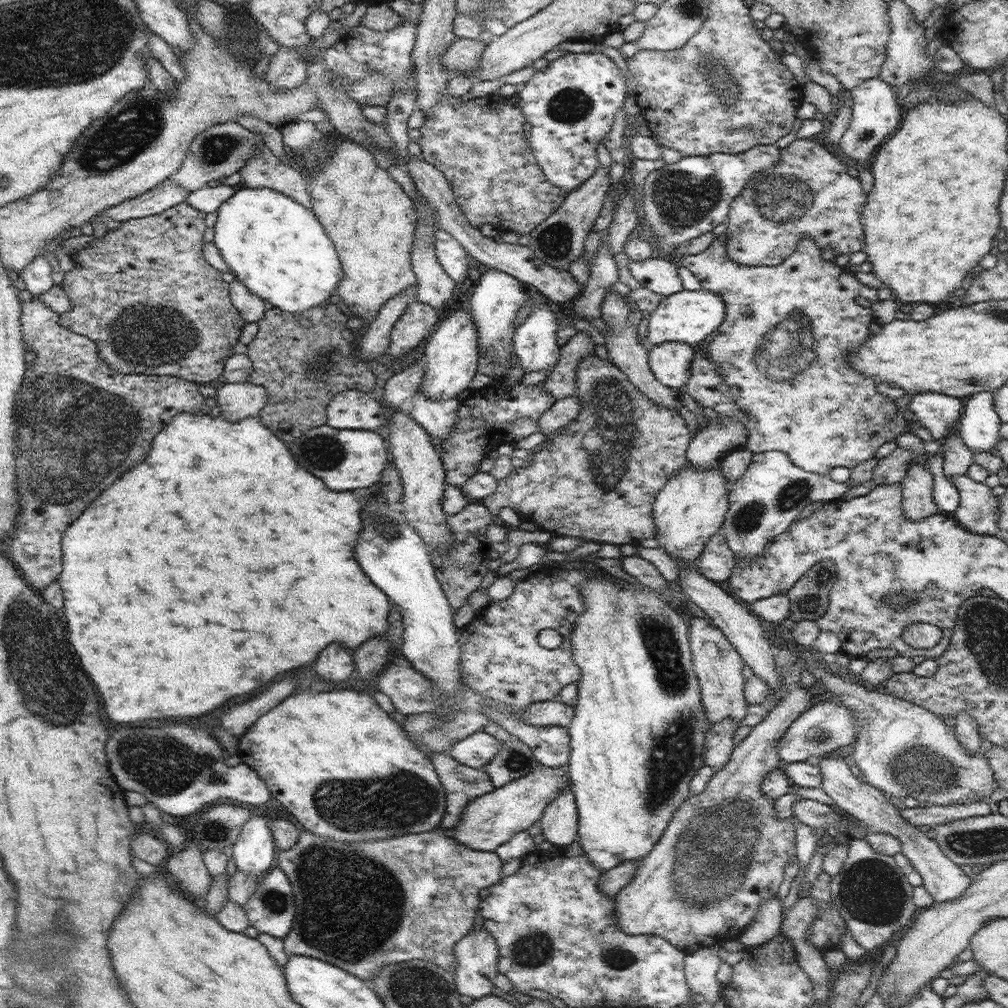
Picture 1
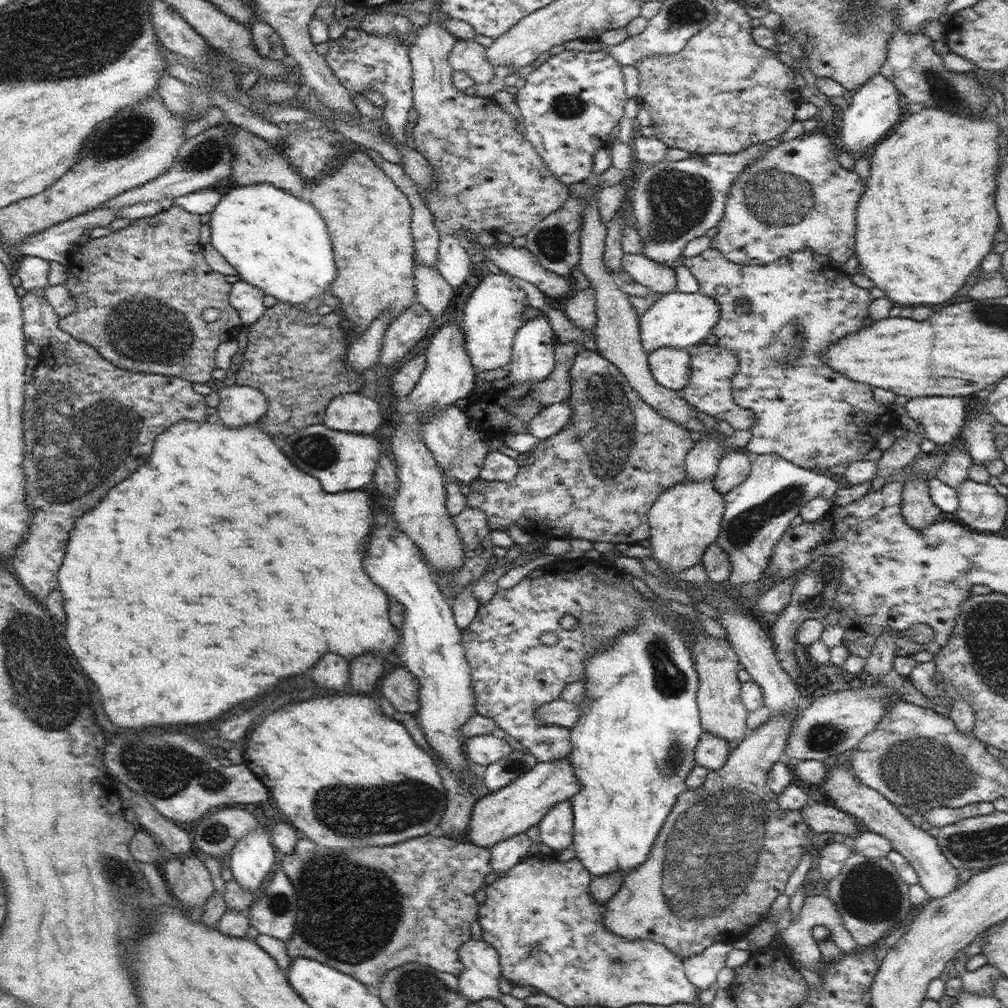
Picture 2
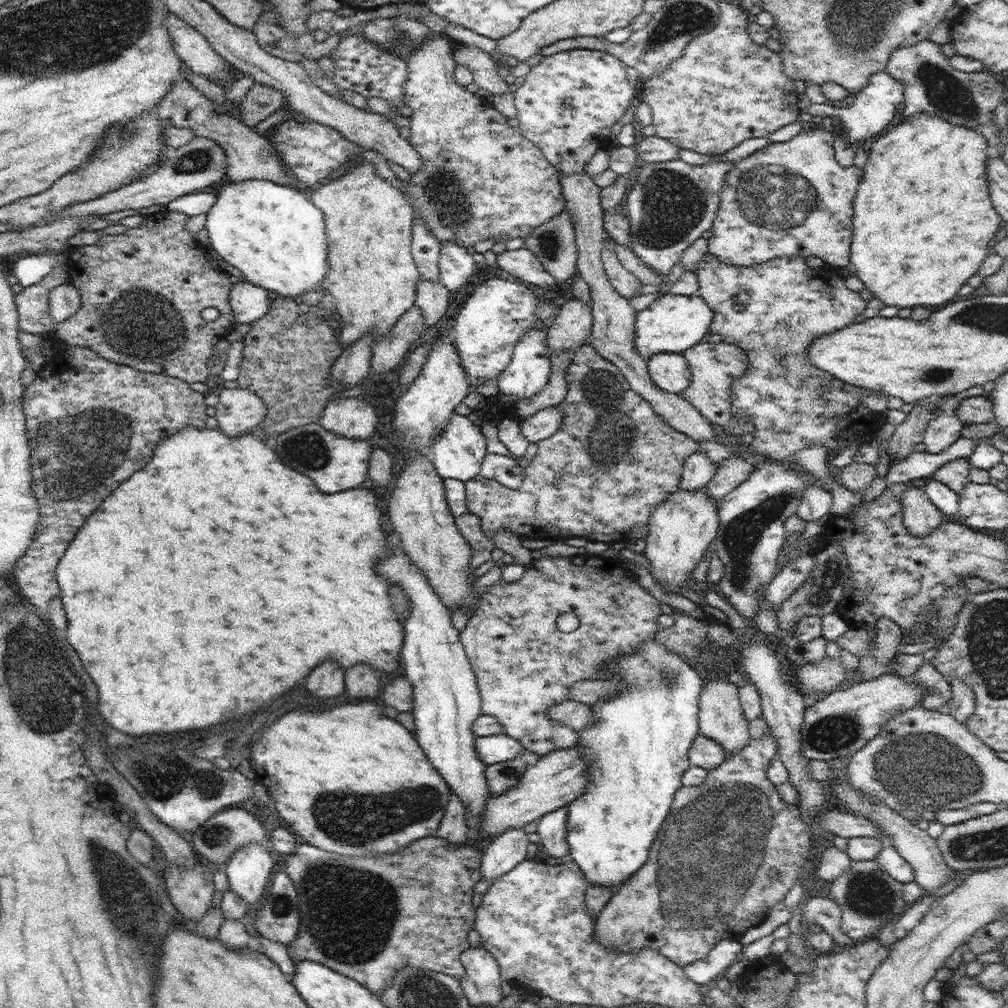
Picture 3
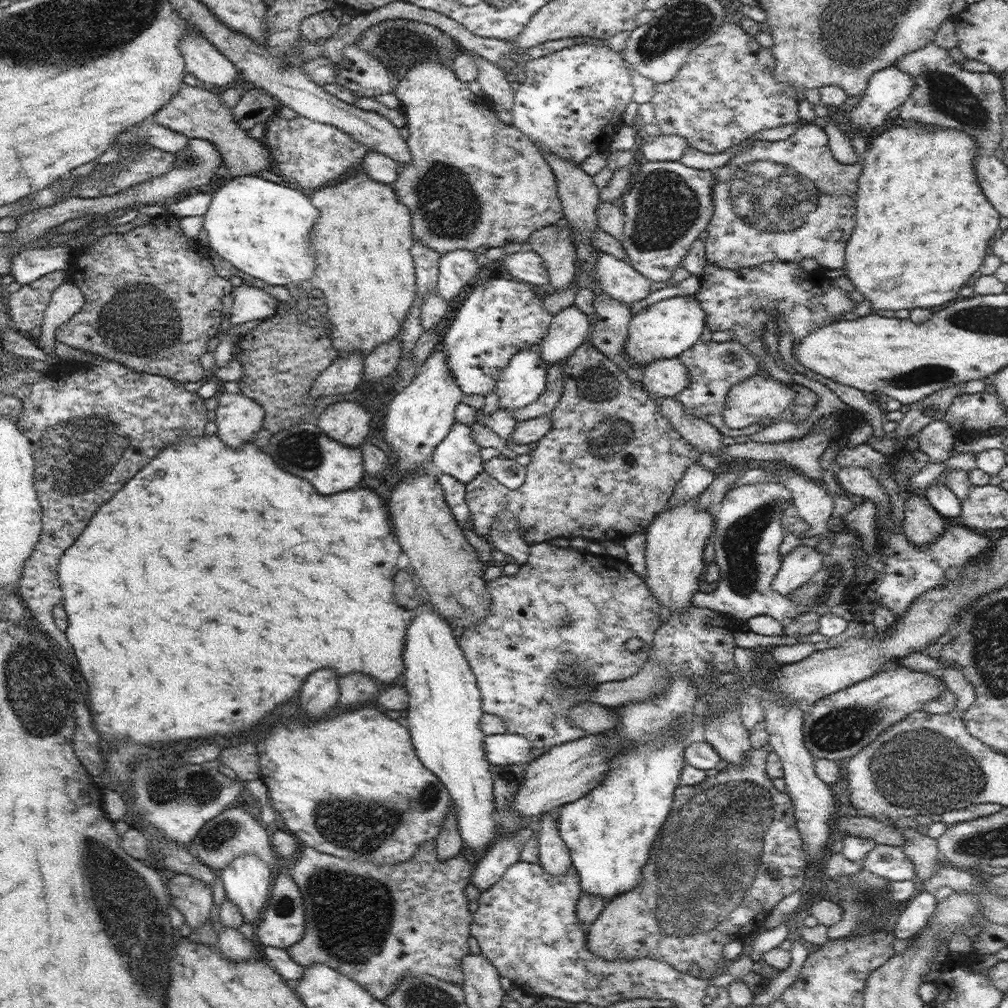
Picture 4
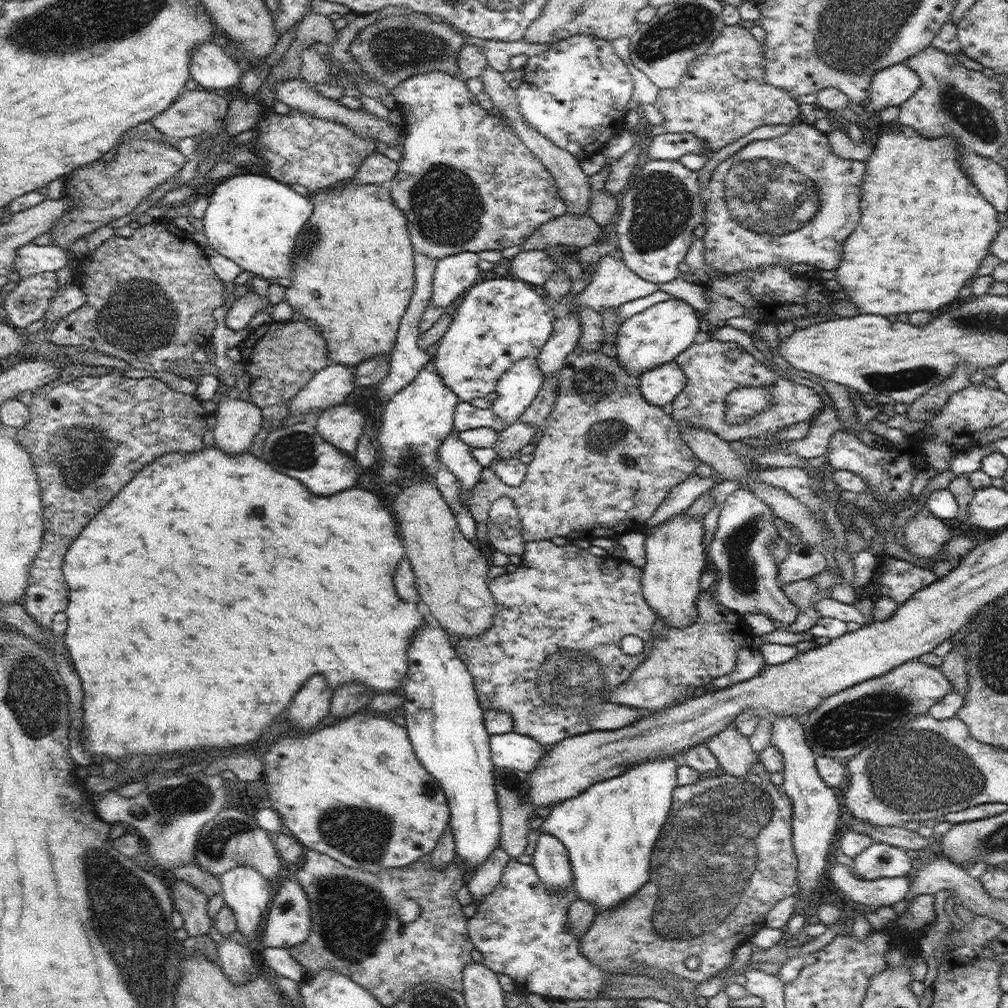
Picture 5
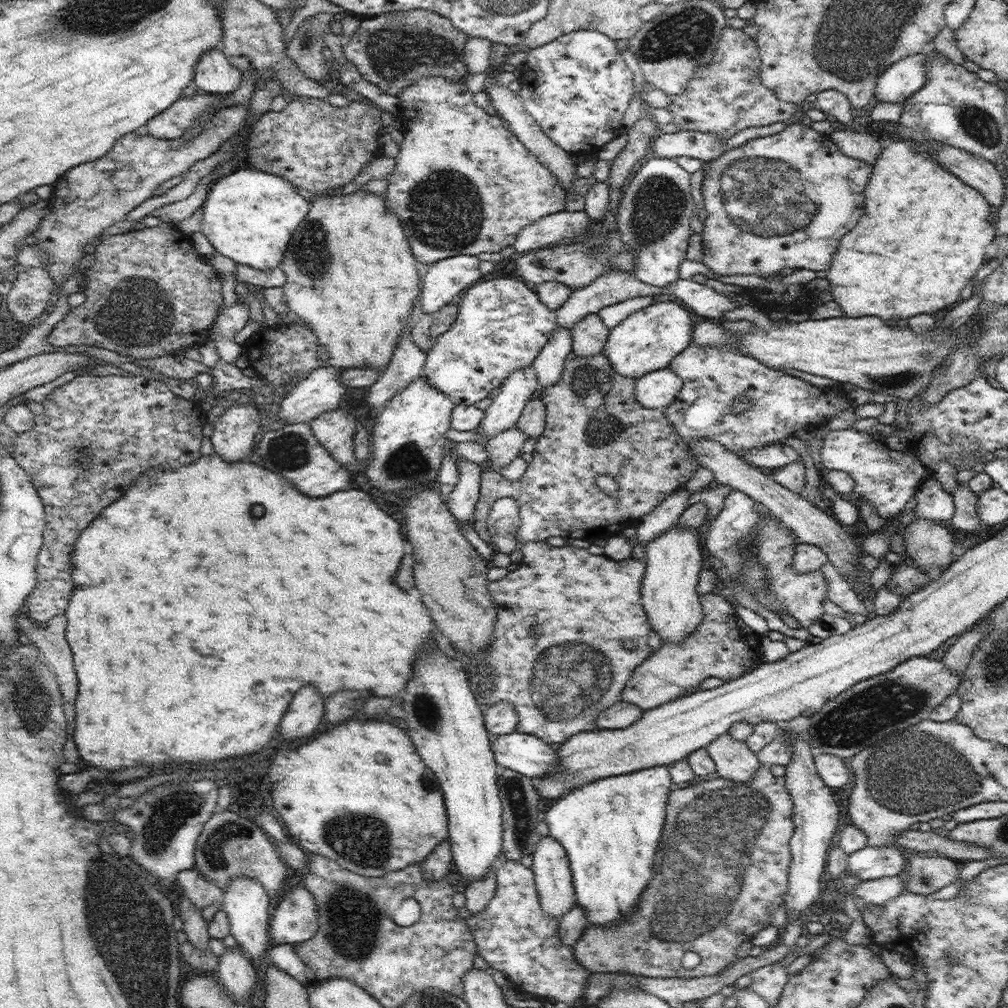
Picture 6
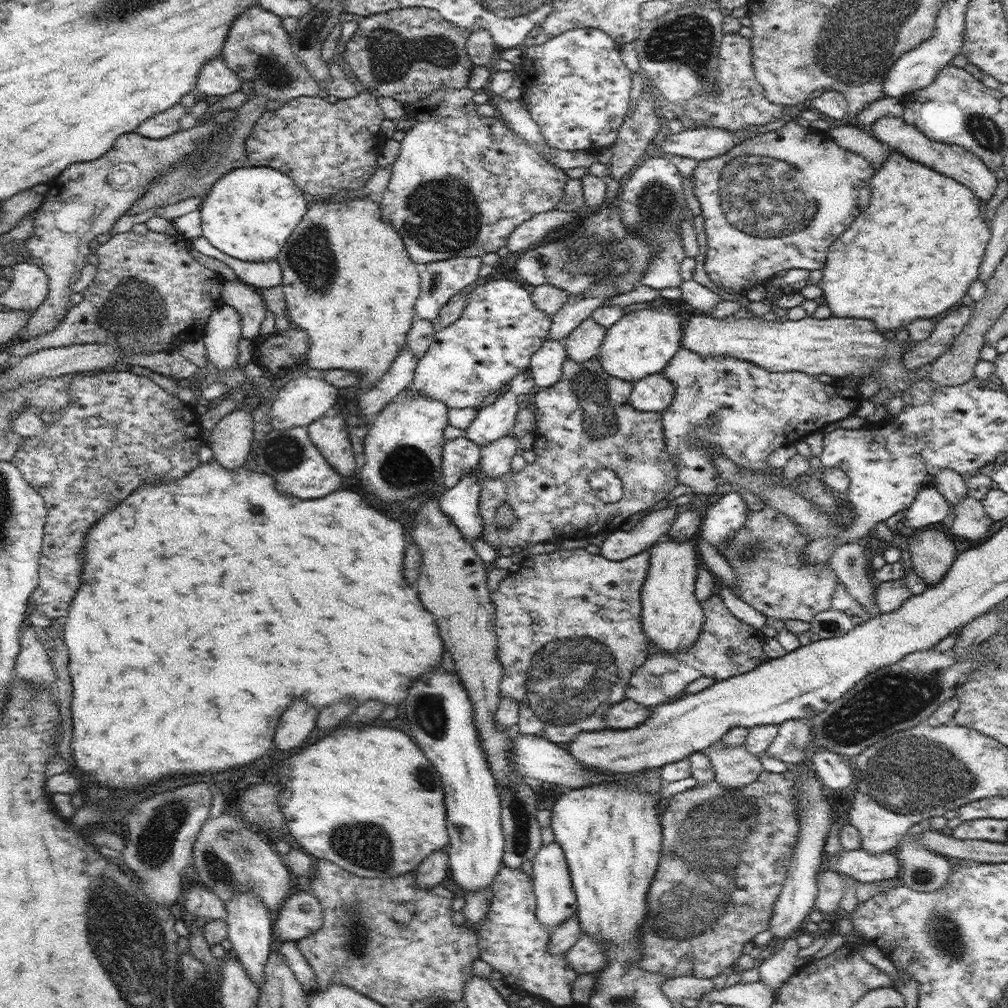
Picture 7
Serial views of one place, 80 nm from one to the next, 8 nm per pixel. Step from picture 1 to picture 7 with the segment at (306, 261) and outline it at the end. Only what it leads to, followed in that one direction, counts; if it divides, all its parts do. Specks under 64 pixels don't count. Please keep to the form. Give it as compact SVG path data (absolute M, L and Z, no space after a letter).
M244 166L235 168L219 178L201 203L201 236L210 241L212 248L228 256L250 262L268 262L278 257L286 241L309 209L302 190L287 174L268 167Z

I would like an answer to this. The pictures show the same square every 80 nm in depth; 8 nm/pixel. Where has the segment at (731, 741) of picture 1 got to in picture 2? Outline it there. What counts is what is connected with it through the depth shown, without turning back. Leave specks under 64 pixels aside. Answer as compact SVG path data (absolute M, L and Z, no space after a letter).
M703 732L700 736L694 760L698 766L704 766L709 771L718 771L724 767L733 746L726 744L720 736L714 736L712 732Z

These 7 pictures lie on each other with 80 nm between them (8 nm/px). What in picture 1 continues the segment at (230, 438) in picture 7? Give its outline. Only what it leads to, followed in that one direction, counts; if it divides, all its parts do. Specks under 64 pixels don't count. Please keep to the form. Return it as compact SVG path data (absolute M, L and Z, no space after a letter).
M225 382L221 388L217 388L217 406L227 421L259 415L266 403L266 389L259 384Z

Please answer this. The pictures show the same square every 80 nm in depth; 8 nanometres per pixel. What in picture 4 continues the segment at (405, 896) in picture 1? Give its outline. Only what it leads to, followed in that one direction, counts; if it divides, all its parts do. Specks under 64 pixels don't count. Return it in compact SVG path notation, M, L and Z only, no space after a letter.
M435 840L421 847L410 860L400 864L368 864L342 860L302 846L290 875L302 893L306 926L303 939L287 948L290 958L304 968L310 963L326 964L361 984L383 1003L398 986L398 980L408 974L431 974L461 986L464 980L461 960L470 953L468 937L473 919L464 890L472 883L475 866L466 854L460 853L448 860L438 860Z

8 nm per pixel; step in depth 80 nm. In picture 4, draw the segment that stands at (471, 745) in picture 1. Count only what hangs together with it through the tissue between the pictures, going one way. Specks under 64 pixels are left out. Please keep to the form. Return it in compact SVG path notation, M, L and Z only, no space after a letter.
M492 734L484 738L484 749L490 765L528 763L534 747L525 737L514 734Z

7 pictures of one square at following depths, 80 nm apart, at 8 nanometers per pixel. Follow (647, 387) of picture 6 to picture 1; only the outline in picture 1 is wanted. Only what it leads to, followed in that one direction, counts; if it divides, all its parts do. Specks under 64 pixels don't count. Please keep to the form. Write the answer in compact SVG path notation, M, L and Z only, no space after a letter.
M685 342L657 344L649 350L650 369L658 382L670 389L680 389L690 379L694 355L694 347Z

